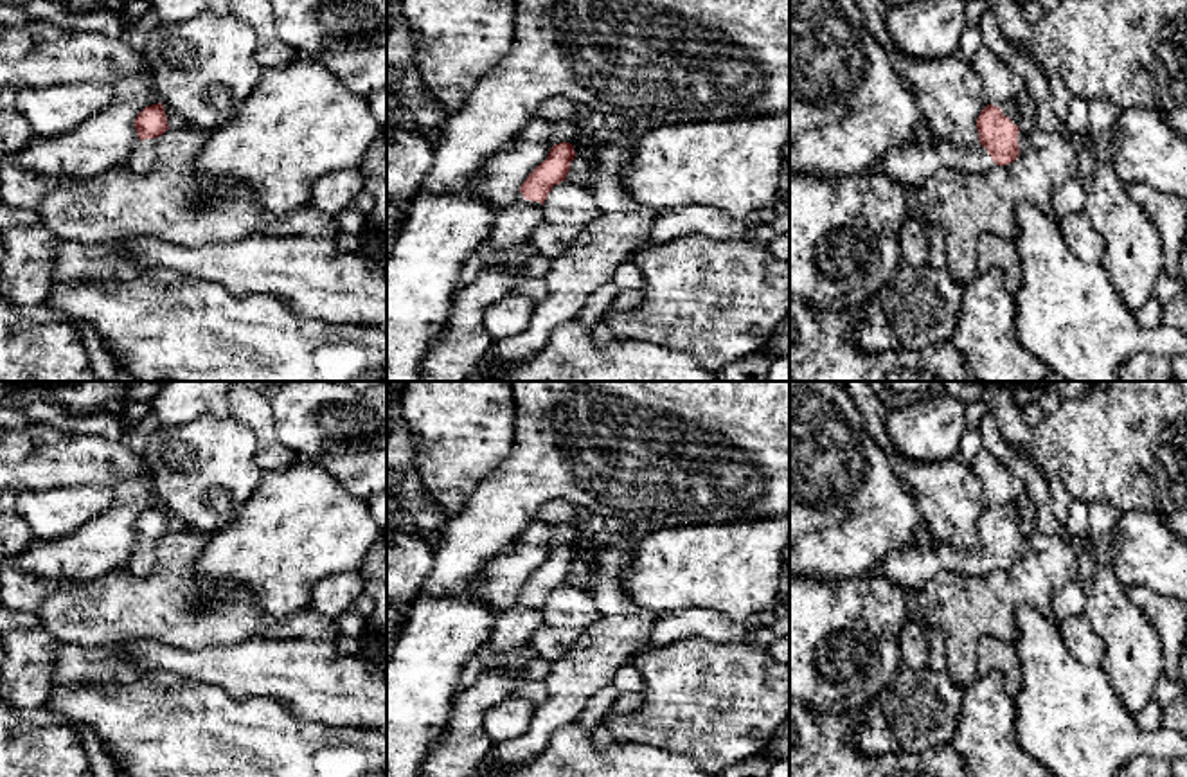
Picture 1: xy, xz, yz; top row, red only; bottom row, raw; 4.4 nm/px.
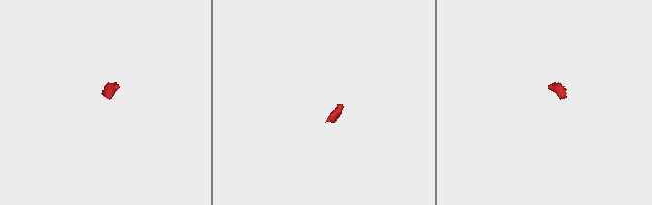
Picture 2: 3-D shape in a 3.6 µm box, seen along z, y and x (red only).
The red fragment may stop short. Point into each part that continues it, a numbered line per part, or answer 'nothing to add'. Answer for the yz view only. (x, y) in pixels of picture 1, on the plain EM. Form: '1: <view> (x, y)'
1: yz (1022, 515)
2: yz (912, 567)

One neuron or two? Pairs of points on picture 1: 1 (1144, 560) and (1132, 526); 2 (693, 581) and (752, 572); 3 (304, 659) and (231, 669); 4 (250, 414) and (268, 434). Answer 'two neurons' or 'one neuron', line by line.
1: one neuron
2: one neuron
3: one neuron
4: one neuron

